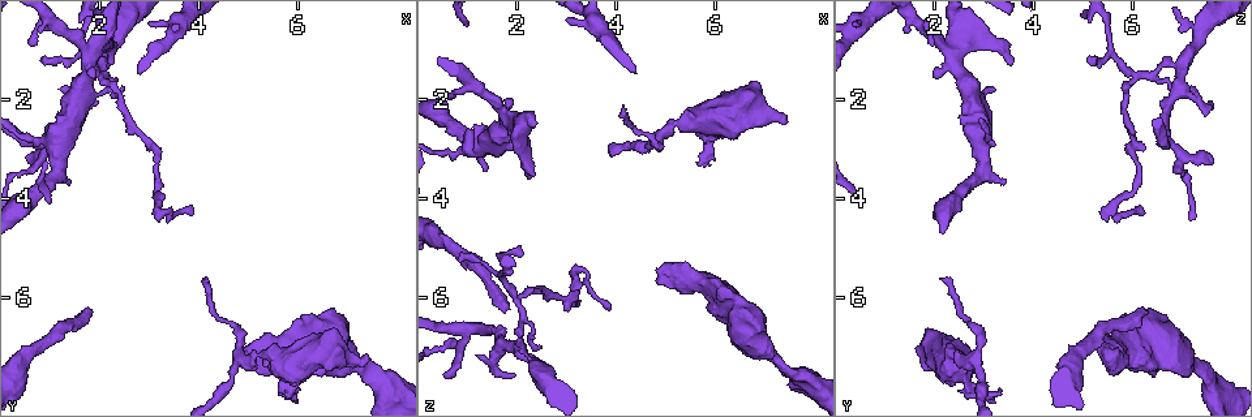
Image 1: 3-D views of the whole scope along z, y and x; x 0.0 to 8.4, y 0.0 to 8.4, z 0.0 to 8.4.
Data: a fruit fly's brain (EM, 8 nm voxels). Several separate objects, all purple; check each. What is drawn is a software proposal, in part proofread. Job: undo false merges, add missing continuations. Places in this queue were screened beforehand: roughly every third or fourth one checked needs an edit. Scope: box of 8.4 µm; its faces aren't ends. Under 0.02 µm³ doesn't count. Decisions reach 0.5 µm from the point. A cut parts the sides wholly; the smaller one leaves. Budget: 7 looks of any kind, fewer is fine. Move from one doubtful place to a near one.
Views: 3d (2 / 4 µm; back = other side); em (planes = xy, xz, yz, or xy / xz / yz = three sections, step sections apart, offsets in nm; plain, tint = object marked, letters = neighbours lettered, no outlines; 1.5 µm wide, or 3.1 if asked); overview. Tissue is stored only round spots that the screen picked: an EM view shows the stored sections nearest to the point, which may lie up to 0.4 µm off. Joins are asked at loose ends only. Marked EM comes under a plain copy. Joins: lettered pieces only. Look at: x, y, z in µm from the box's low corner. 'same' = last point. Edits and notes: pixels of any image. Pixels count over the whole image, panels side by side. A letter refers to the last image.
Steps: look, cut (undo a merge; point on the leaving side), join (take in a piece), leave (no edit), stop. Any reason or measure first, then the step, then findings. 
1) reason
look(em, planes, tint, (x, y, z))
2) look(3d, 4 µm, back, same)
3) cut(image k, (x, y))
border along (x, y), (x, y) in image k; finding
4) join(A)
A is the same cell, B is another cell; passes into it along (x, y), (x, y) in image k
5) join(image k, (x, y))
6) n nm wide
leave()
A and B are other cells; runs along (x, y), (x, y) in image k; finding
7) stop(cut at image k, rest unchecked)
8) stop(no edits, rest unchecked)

three-way junction
look(em, planes, tint, (2.10, 1.30, 6.95))

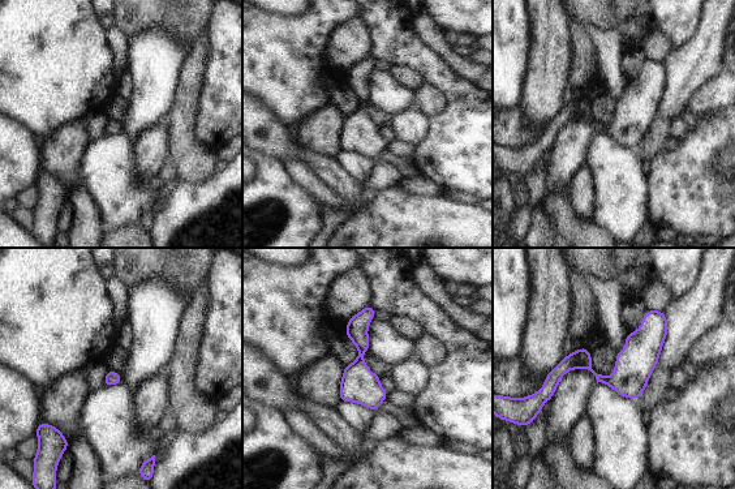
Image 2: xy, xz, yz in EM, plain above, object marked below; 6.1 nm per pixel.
look(em, planes, letters, same)

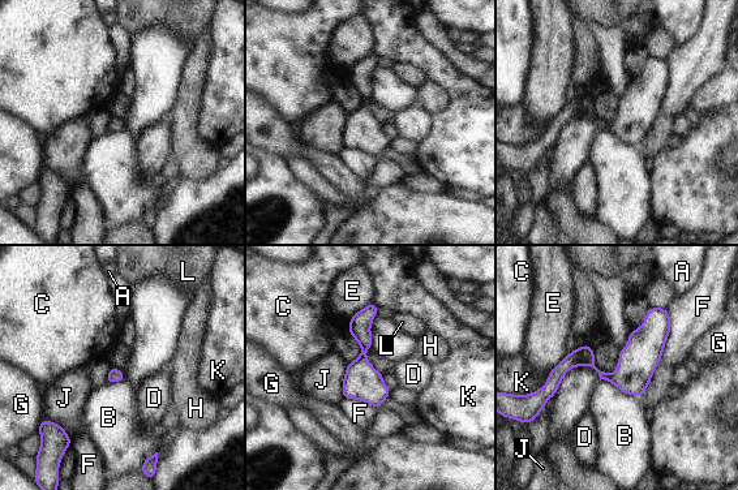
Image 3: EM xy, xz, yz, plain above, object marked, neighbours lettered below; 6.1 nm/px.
leave()
A, B, C, D, E, F, G, H, J, K and L are other cells; runs along (664, 313), (617, 377), (571, 360), (545, 390) in image 3; all the same neuron

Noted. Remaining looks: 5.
tapers out
look(em, planes, letters, (0.85, 1.30, 5.15))

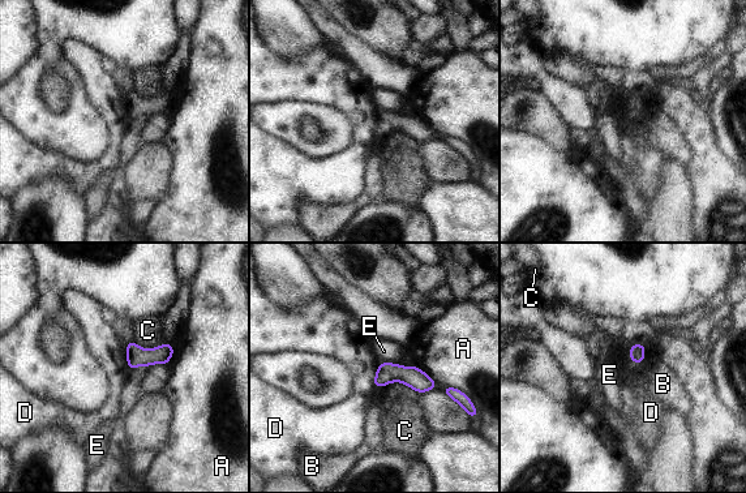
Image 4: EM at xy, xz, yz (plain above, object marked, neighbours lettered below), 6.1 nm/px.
C touches over 220 nm
leave()
A, B, C, D and E are other cells; border along (631, 344), (629, 358), (641, 364) in image 4; none of them fits

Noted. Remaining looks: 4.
an open end
look(em, planes, letters, (1.85, 6.25, 6.25))

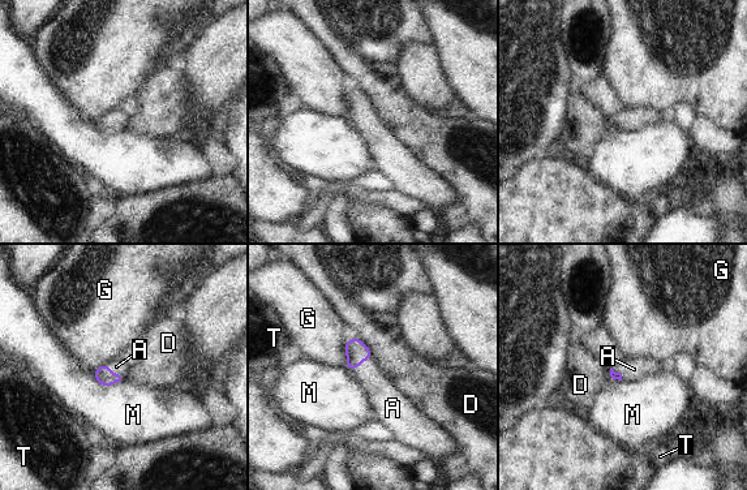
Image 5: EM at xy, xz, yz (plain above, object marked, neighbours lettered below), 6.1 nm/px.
join(A)
A is the same cell, D, G, M and T are other cells; passes into it along (356, 351), (360, 364), (383, 396) in image 5; the neuron continues

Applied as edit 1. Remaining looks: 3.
stop(join at image 5, rest unchecked)

